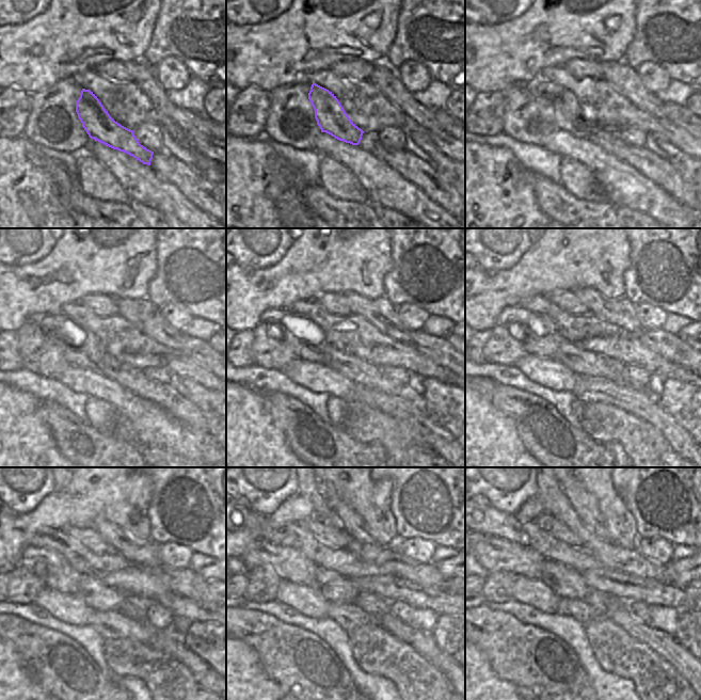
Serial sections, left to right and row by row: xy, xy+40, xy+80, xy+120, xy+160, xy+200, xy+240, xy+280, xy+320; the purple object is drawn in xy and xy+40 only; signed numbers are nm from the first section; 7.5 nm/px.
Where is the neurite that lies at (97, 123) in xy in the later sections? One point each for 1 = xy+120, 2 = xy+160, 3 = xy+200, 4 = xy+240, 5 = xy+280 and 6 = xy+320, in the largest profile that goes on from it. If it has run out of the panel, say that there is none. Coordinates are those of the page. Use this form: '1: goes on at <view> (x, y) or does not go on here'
1: goes on at xy+120 (83, 349)
2: goes on at xy+160 (300, 331)
3: goes on at xy+200 (541, 337)
4: goes on at xy+240 (60, 575)
5: goes on at xy+280 (291, 565)
6: goes on at xy+320 (495, 554)

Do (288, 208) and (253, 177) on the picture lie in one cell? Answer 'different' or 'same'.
same

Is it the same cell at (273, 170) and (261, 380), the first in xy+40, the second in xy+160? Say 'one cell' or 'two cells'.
two cells

